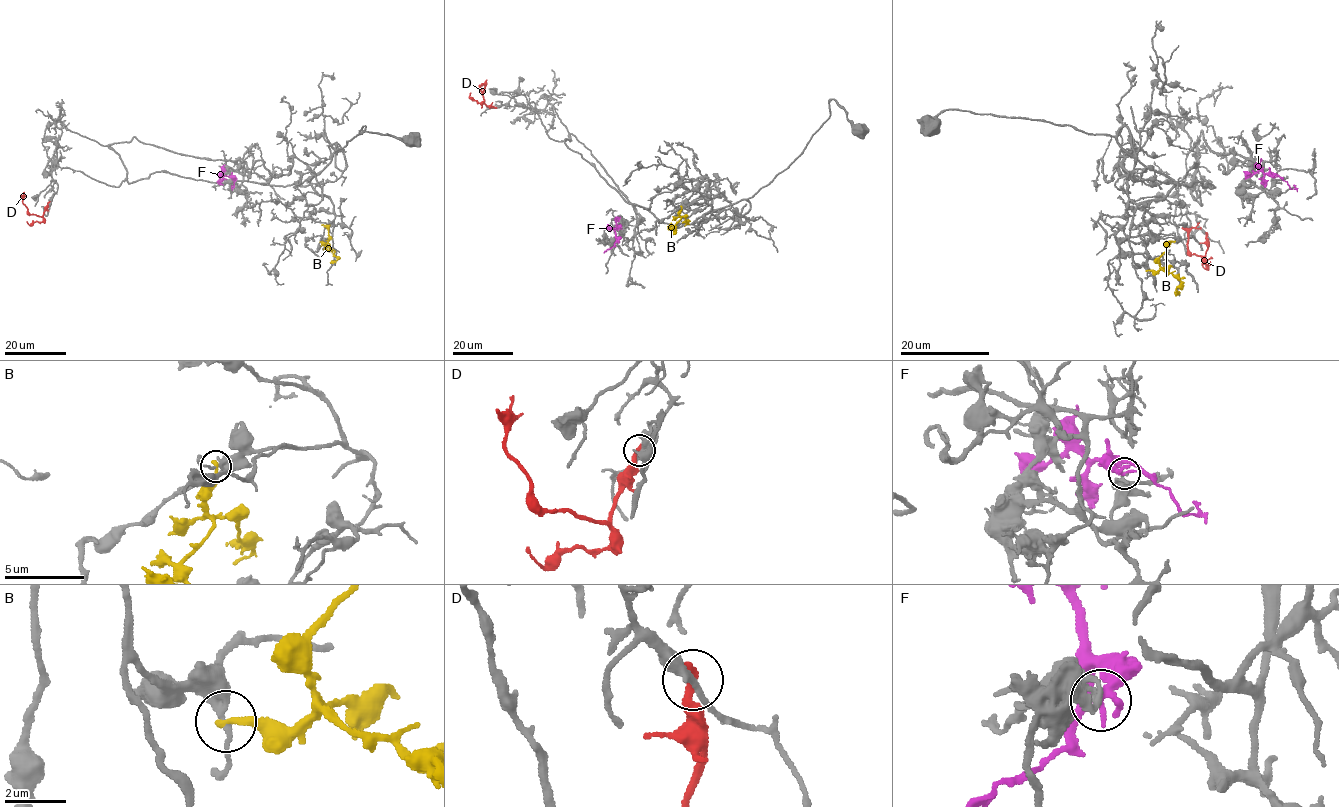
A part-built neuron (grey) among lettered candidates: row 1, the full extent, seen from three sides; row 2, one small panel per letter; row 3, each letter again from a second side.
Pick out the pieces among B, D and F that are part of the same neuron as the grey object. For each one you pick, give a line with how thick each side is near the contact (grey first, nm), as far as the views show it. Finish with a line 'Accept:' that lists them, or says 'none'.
Accept: none

